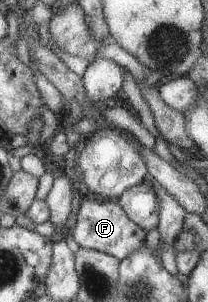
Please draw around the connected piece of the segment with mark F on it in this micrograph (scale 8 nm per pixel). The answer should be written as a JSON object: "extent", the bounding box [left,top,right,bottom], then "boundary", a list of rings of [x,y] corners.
{"extent":[71,194,146,260],"boundary":[[[82,194],[76,203],[75,212],[77,213],[75,226],[71,230],[74,240],[81,248],[108,253],[122,260],[133,252],[138,252],[145,244],[146,231],[127,217],[117,201],[97,201],[97,199],[88,199],[87,195]]]}

